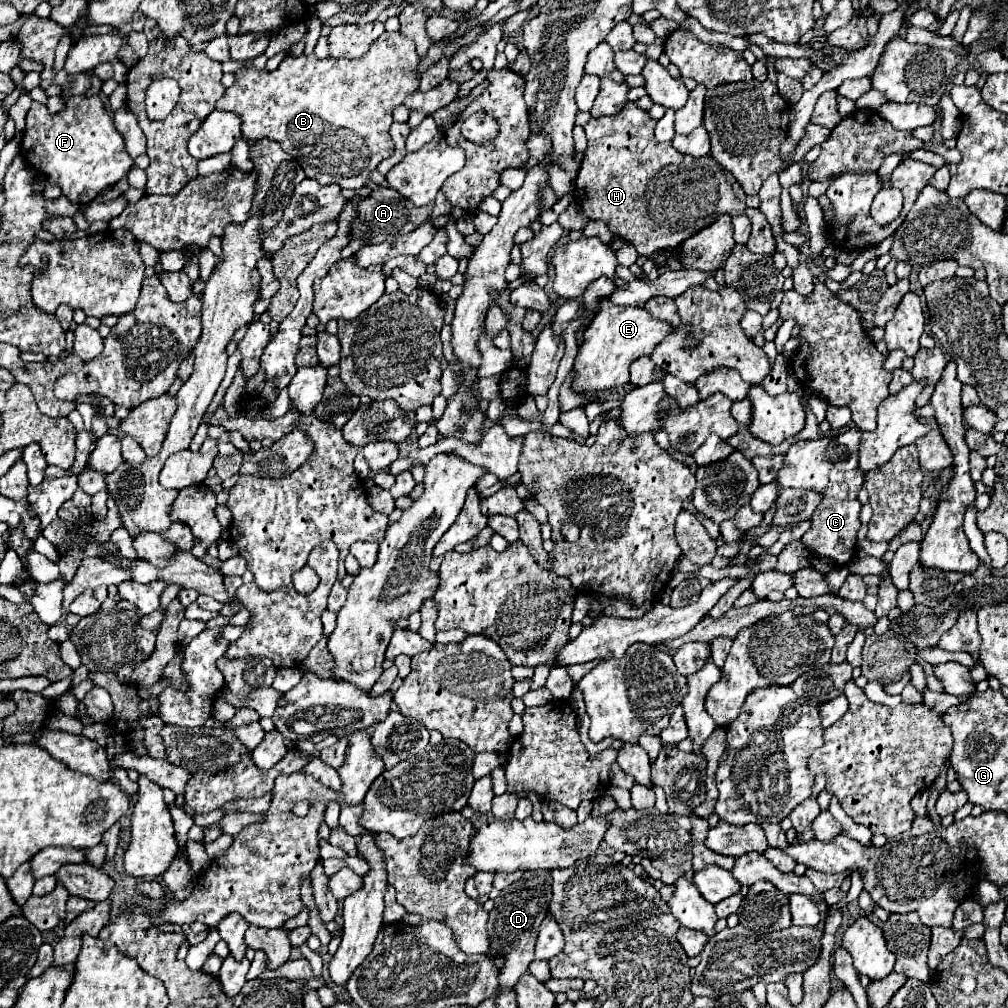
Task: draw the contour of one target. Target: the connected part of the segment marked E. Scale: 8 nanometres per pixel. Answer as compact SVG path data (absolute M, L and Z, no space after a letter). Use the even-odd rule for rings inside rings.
M603 301L593 321L583 331L583 343L573 363L573 391L575 393L597 393L609 387L619 387L629 383L629 367L641 355L649 355L659 341L671 331L667 321L653 319L641 307L621 307L609 301Z

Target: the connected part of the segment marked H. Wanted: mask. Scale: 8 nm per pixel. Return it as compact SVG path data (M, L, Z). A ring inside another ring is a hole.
M627 101L625 107L611 115L591 119L585 125L587 133L587 151L581 161L581 169L575 179L575 199L579 201L583 213L591 221L607 223L609 231L615 237L621 237L635 245L639 255L653 255L657 249L677 247L687 237L695 235L703 227L709 227L721 215L741 215L745 211L745 191L737 183L737 179L715 163L711 157L691 157L673 149L671 143L655 141L653 129L655 119L635 103Z

